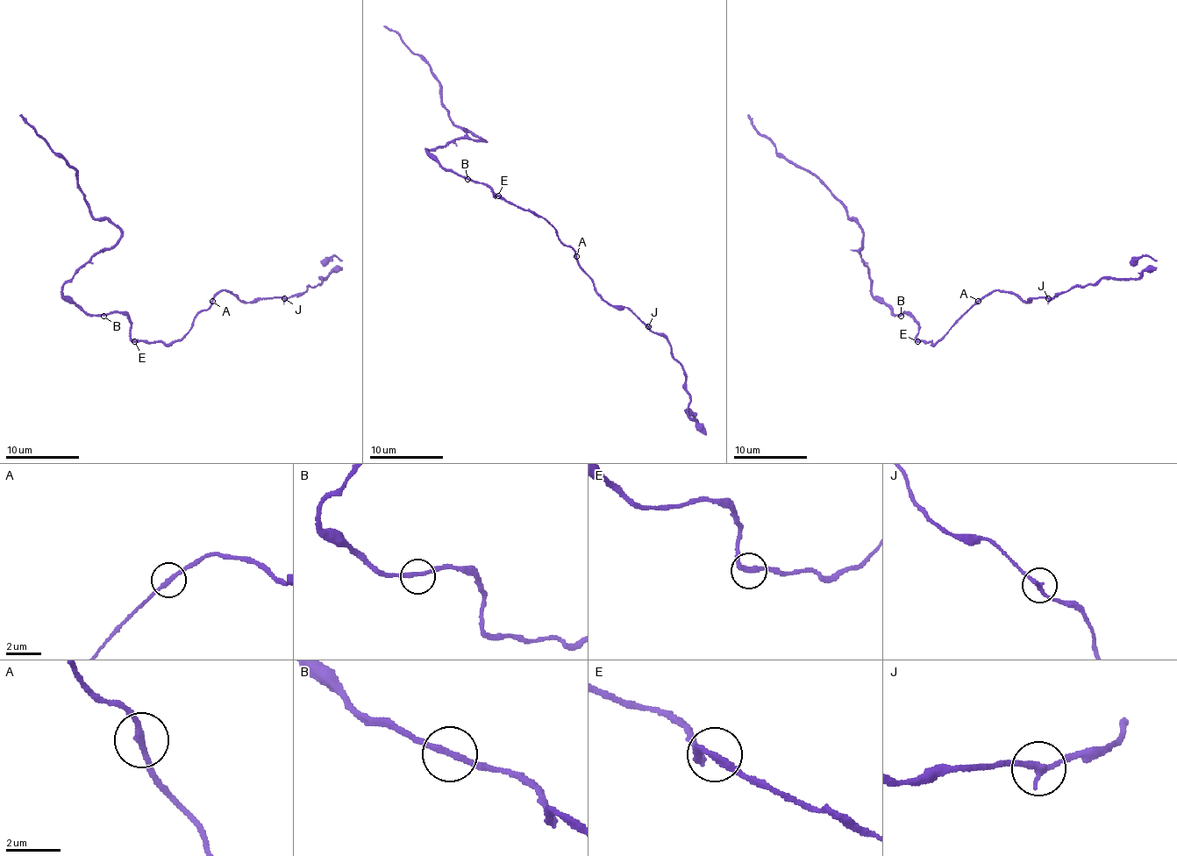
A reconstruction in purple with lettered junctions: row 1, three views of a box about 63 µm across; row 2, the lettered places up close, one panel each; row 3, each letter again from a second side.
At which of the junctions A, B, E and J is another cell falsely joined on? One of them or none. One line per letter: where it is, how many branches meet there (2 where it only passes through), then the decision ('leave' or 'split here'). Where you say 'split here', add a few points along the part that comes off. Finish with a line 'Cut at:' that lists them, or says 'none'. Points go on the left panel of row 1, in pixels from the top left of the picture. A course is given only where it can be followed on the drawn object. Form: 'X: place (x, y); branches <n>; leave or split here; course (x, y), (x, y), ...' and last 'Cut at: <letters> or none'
A: place (212, 301); branches 2; leave
B: place (103, 316); branches 2; leave
E: place (134, 341); branches 2; leave
J: place (284, 298); branches 2; leave
Cut at: none

